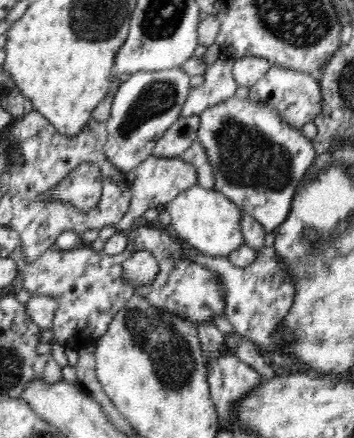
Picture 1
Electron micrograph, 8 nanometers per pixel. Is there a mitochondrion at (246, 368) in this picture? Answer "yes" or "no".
no

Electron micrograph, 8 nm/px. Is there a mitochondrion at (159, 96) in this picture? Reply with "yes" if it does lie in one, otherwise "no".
yes

